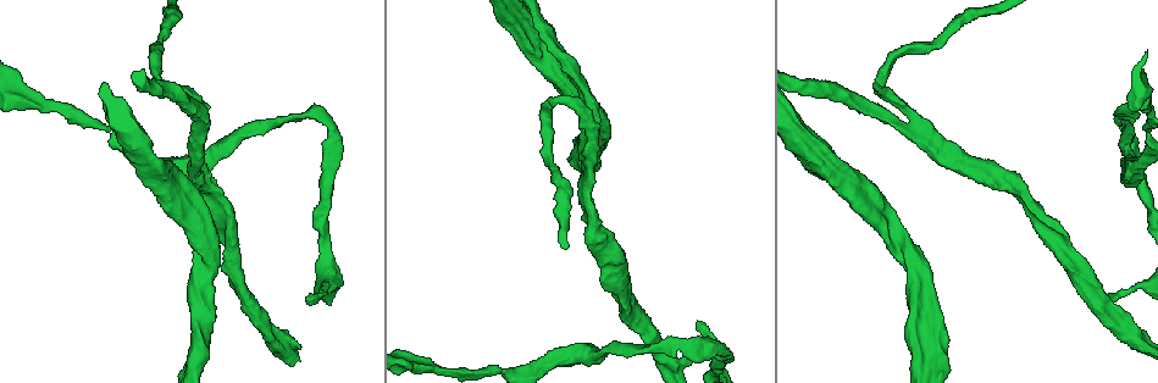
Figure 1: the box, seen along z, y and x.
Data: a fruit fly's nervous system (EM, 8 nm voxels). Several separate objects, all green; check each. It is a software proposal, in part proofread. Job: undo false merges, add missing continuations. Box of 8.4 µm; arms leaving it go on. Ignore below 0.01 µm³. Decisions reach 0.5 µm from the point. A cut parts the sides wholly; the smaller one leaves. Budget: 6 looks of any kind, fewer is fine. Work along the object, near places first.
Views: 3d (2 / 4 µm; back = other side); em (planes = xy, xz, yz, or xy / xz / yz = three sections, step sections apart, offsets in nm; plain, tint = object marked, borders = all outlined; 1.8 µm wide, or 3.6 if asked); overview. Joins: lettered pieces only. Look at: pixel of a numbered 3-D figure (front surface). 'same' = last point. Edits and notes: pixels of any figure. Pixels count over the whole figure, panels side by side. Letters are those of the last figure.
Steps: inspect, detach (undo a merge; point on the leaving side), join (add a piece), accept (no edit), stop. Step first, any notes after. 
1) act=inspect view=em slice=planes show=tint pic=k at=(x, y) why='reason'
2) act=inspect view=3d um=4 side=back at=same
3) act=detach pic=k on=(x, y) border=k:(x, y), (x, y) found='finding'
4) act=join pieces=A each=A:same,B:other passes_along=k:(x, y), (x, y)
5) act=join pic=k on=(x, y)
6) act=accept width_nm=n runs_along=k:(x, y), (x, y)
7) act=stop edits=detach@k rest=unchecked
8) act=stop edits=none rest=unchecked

act=inspect view=3d um=2 pic=1 at=(1051, 217) why='touches itself'

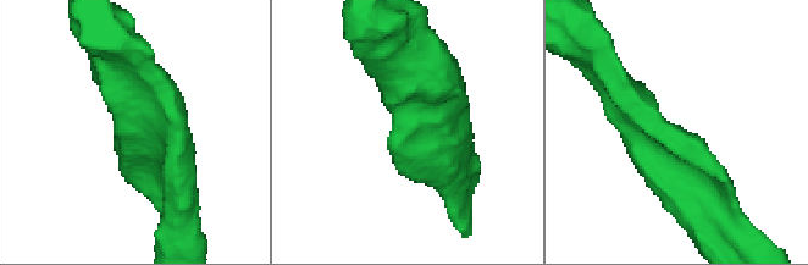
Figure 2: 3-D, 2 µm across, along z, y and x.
act=inspect view=em slice=xz step=4 show=tint pic=2 at=(129, 137)

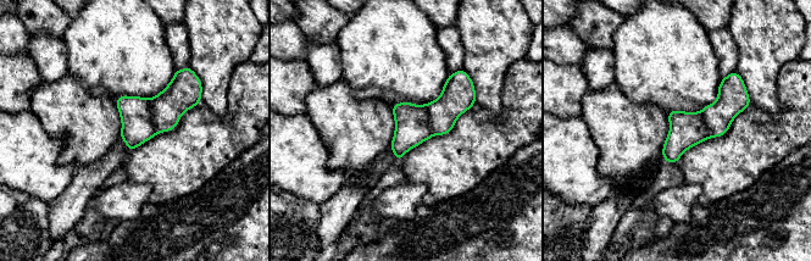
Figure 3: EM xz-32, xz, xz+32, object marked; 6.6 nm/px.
act=inspect view=em slice=yz step=16 show=borders at=same why='cut it another way'

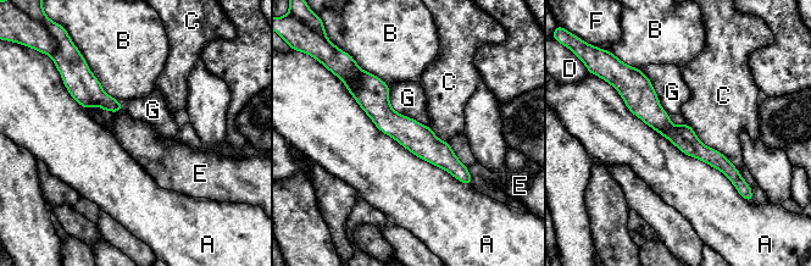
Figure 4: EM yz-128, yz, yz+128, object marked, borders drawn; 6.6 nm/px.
act=accept each=A:other,B:other,C:other,D:other,E:other,F:other,G:other runs_along=4:(362, 77), (373, 100), (465, 179) found='all the same neuron'

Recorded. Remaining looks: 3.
act=inspect view=em slice=xy step=4 show=borders pic=1 at=(298, 346) why='branch stops here'

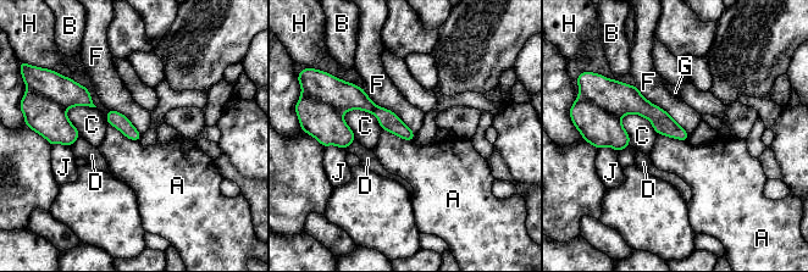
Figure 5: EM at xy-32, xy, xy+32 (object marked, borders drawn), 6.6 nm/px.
act=inspect view=em slice=planes show=borders at=same

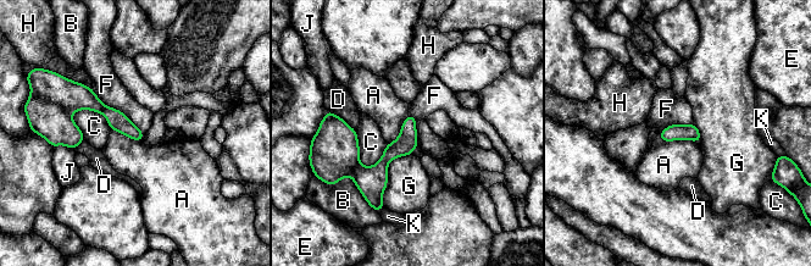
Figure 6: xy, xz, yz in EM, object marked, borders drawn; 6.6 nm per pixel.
act=accept each=A:other,B:other,C:other,D:other,E:other,F:other,G:other,H:other,J:other,K:other border=6:(659, 134), (662, 140), (695, 143) found='no lettered piece goes on from it'

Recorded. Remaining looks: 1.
act=inspect view=em slice=planes show=borders pic=1 at=(931, 349)

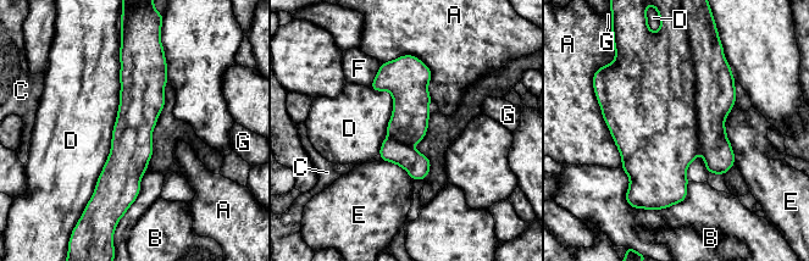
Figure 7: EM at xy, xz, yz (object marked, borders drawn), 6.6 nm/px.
act=accept width_nm=260 longest_contact=D:1050nm each=A:other,B:other,C:other,D:other,E:other,F:other,G:other found='one neuron here'

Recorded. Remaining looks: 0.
act=stop edits=none rest=unchecked

